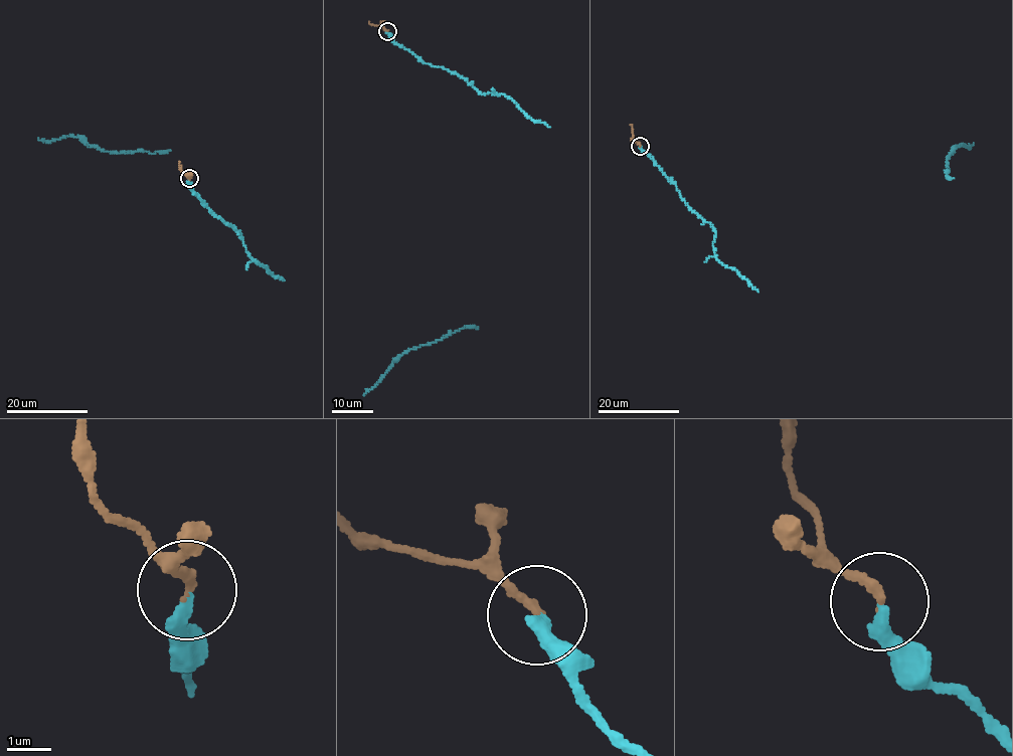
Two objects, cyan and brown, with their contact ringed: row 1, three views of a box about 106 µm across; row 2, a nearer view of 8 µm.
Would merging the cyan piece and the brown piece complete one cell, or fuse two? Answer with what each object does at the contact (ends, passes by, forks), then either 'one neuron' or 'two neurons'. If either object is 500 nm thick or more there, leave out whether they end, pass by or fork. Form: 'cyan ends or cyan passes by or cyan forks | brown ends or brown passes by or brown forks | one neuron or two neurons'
cyan ends | brown ends | one neuron

